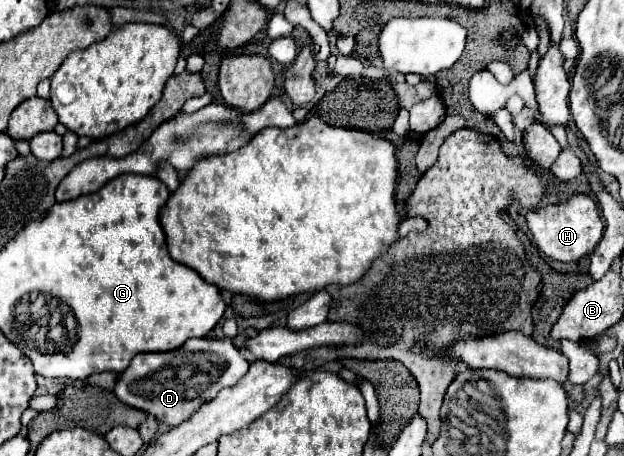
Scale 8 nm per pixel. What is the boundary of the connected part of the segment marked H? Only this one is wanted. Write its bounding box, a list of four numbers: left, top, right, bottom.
[524,193,604,263]

